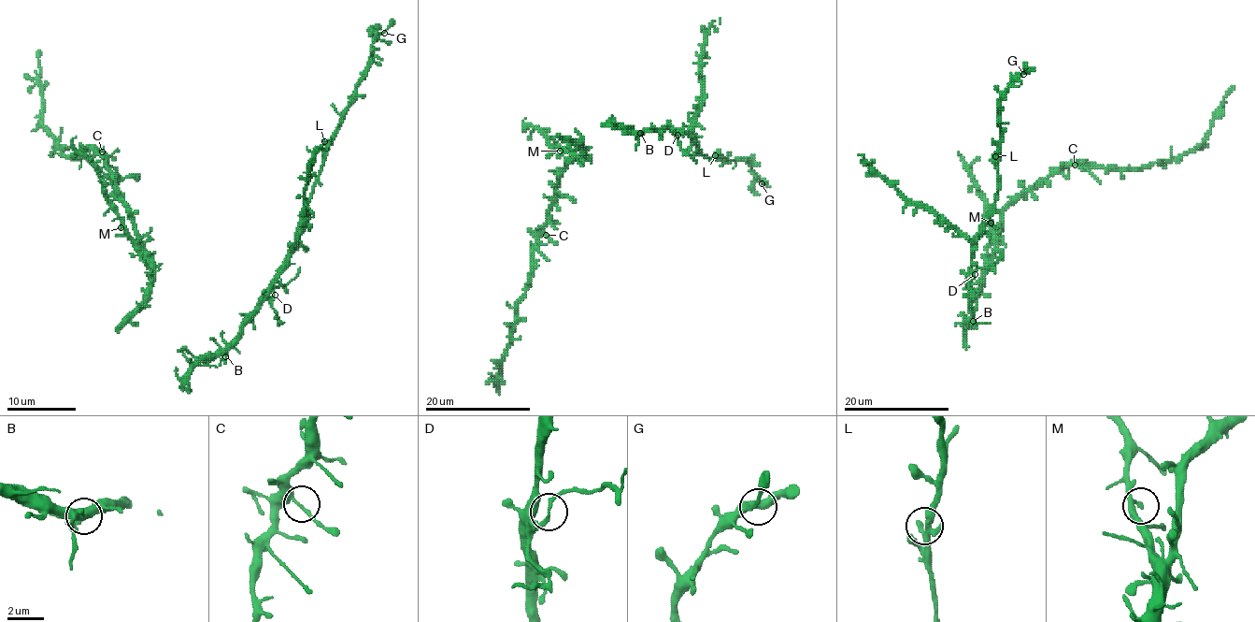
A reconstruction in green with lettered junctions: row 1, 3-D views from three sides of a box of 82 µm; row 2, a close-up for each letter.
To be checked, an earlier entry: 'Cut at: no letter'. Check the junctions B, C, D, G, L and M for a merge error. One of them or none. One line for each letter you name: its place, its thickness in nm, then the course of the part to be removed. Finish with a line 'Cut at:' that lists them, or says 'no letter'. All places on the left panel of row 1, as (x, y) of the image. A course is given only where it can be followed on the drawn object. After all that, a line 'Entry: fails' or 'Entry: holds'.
D: place (275, 295); calibre 180 nm; course (274, 295), (274, 288), (286, 286), (300, 267)
Cut at: D
Entry: fails

